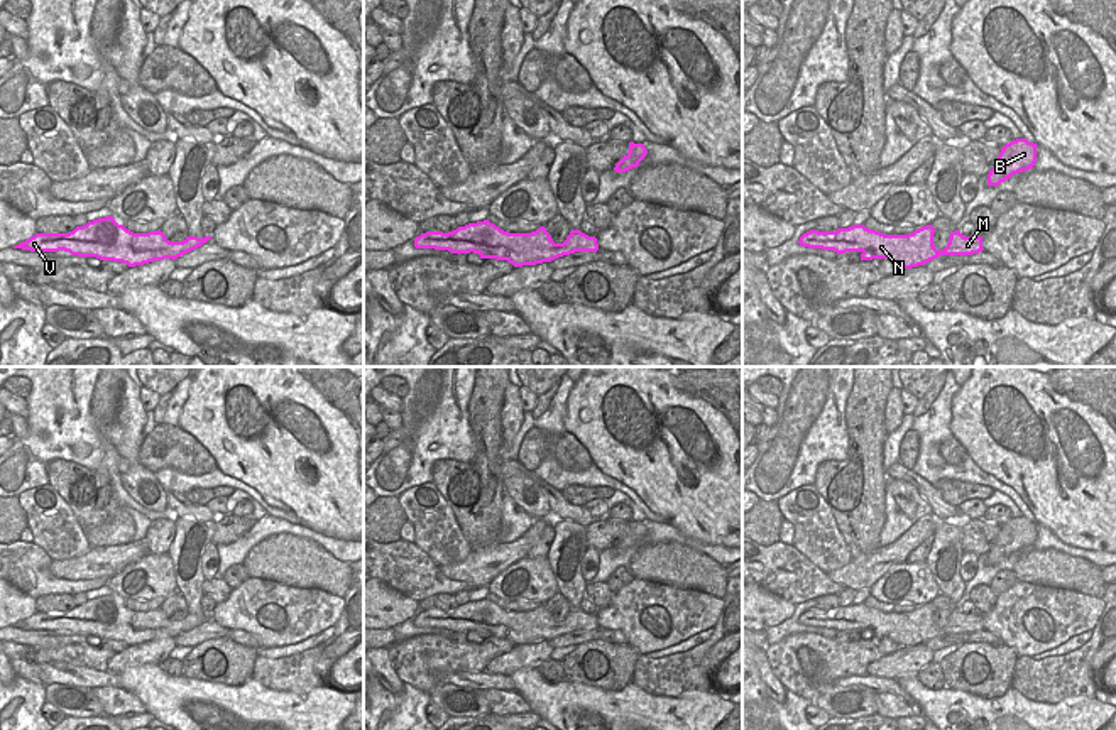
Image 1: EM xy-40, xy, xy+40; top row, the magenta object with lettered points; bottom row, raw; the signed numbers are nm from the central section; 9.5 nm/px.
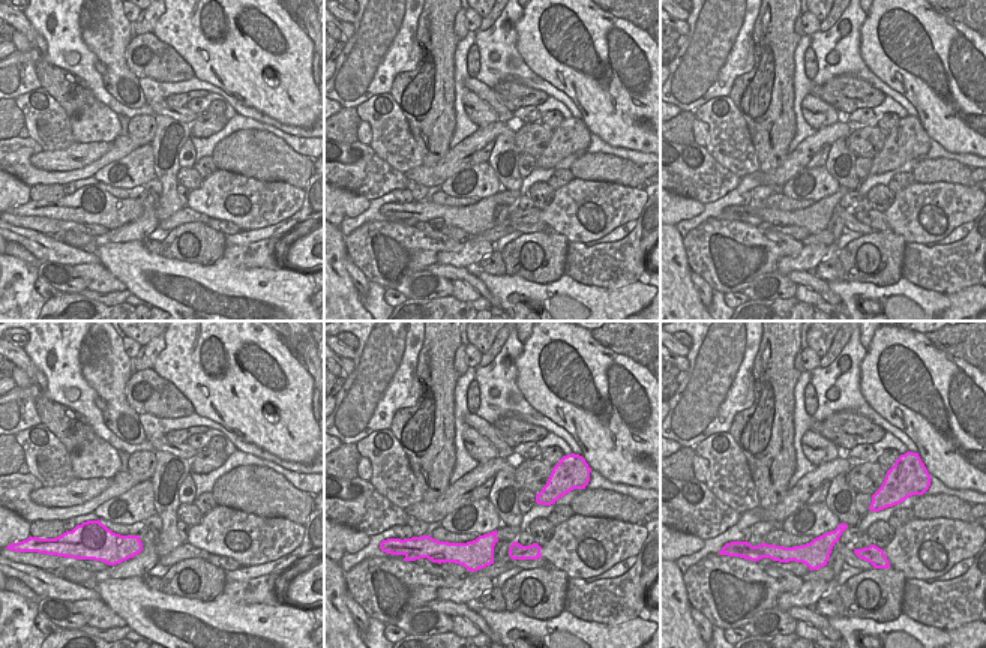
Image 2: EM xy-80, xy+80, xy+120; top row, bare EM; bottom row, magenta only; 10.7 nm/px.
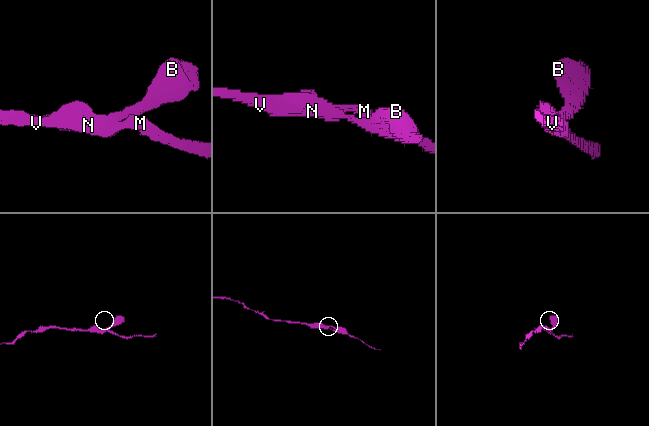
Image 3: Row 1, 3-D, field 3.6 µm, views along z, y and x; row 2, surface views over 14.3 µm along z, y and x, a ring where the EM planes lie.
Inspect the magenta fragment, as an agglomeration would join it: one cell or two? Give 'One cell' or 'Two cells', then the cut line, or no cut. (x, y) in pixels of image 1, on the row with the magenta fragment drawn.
One cell. No split.

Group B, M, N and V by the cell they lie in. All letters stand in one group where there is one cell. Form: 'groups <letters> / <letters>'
groups B M N V

